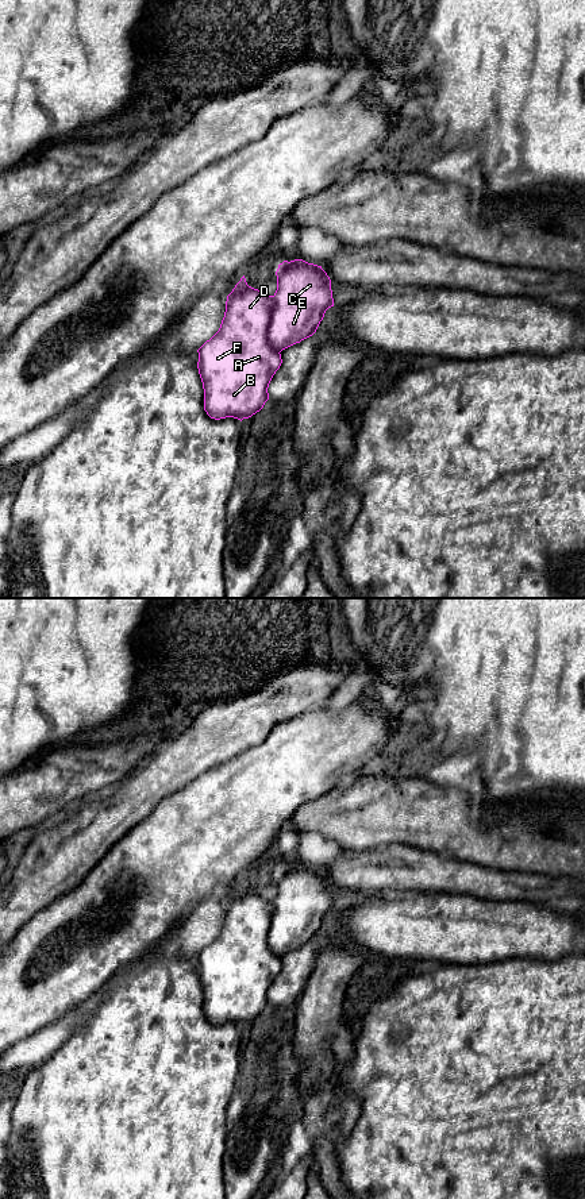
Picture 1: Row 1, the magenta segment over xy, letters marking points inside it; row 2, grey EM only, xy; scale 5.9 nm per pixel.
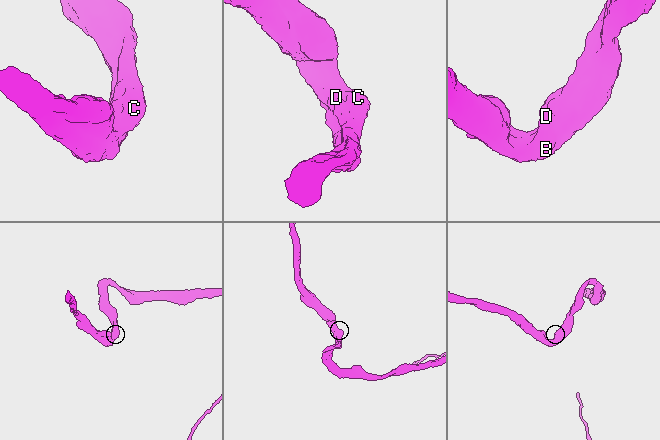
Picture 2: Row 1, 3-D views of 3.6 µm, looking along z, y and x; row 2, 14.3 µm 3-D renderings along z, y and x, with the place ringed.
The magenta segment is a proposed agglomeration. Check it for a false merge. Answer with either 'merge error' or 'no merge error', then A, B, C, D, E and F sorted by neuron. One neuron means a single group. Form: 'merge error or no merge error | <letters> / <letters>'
no merge error | A B C D E F

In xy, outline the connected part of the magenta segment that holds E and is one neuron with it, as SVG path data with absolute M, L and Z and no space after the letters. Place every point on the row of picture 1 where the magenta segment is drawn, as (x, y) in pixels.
M303 259L284 261L278 265L276 275L277 290L273 296L249 286L243 275L227 296L226 312L219 331L197 350L197 369L204 389L204 410L211 419L234 417L242 421L259 412L269 400L269 383L282 363L280 352L312 336L326 311L334 307L331 279L322 266Z

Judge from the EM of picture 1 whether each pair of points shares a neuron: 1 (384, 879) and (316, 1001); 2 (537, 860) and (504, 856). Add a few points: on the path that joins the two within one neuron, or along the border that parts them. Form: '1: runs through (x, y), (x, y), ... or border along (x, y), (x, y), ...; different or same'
1: border along (357, 948), (362, 949), (368, 956); different
2: runs through (528, 856), (512, 856); same

